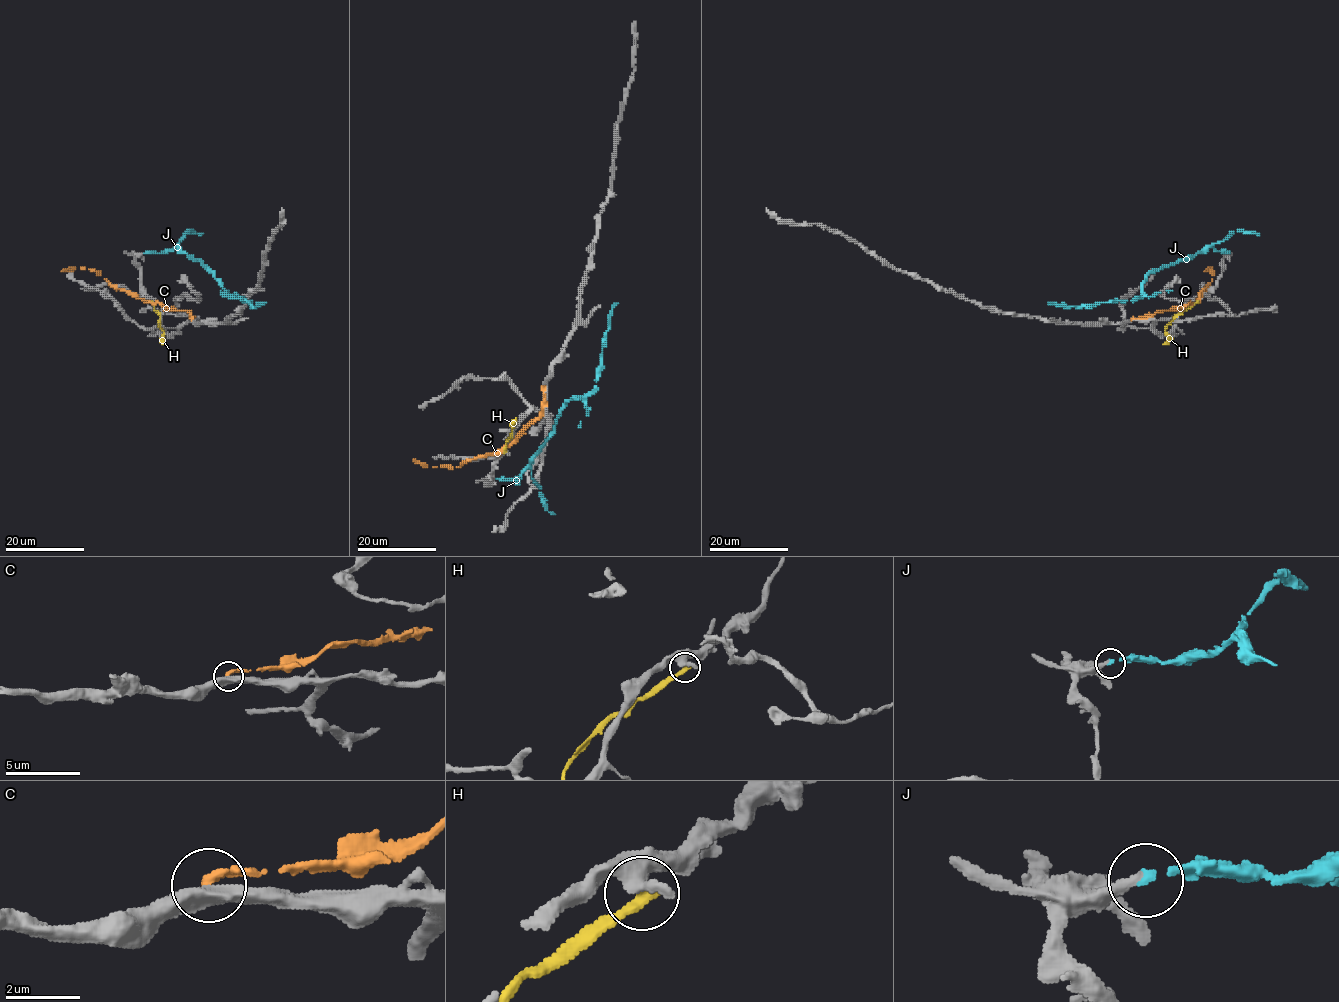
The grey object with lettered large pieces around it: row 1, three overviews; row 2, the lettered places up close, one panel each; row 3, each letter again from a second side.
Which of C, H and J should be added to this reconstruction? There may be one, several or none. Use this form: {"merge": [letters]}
{"merge": ["J"]}

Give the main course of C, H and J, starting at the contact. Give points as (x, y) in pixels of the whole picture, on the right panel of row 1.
C: (1130, 319), (1181, 309), (1194, 302), (1212, 280), (1212, 267), (1204, 271)
H: (1196, 301), (1167, 325), (1167, 340), (1163, 344)
J: (1224, 254), (1209, 248), (1149, 271), (1142, 295), (1130, 301), (1076, 307), (1048, 302)

